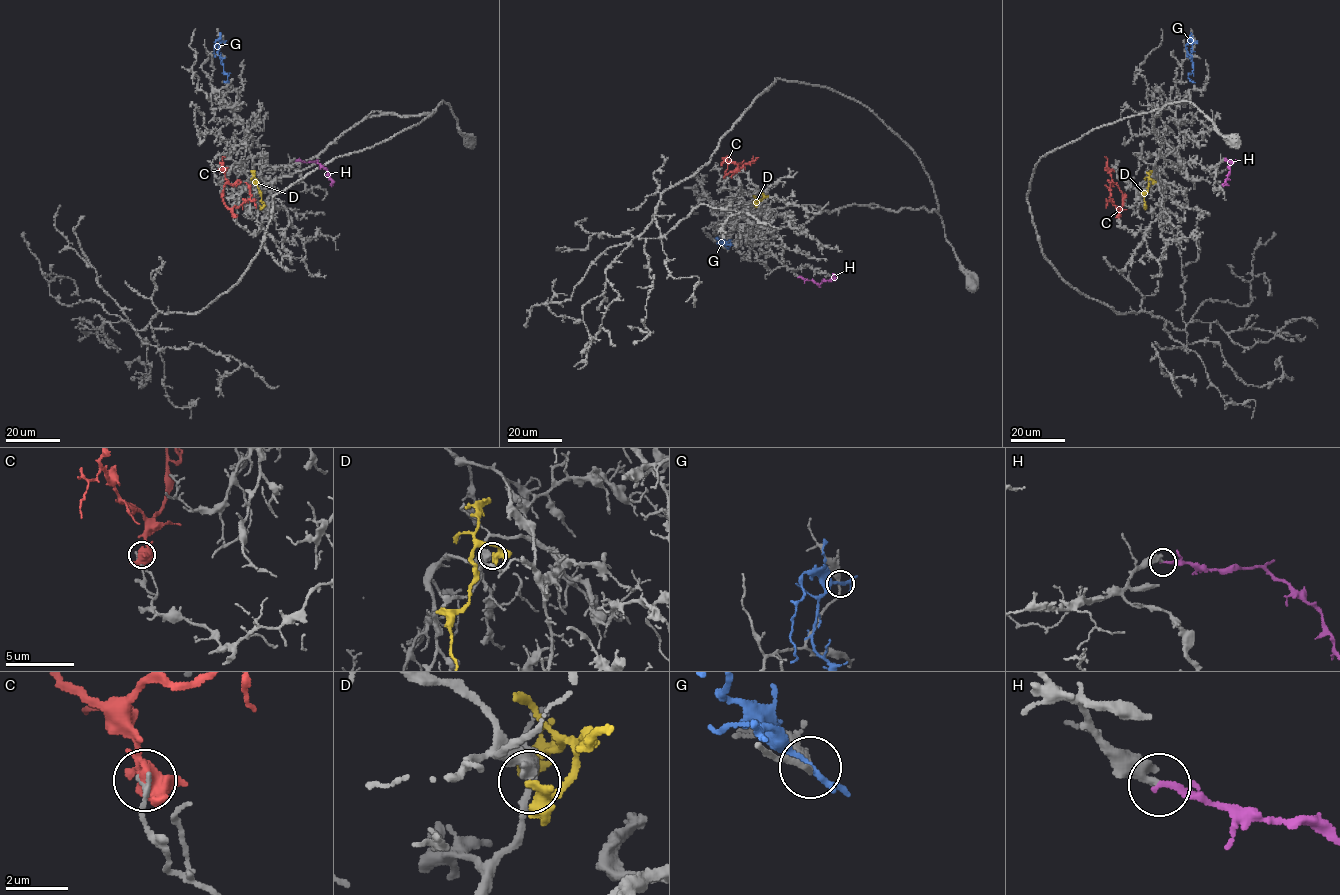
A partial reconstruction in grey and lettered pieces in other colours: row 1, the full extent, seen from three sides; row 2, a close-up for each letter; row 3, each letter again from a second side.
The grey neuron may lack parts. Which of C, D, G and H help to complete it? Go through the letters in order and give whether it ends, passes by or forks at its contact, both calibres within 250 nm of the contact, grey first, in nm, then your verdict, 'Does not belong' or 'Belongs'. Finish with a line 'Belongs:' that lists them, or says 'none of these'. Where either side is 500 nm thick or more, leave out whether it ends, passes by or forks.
C: It forks there. Thickness 190 nm (grey) against 480 nm. Does not belong
D: It forks there. Thickness 380 nm (grey) against 280 nm. Does not belong
G: It forks there. Thickness 240 nm (grey) against 150 nm. Does not belong
H: It ends there. Thickness 420 nm (grey) against 200 nm. Belongs
Belongs: H

